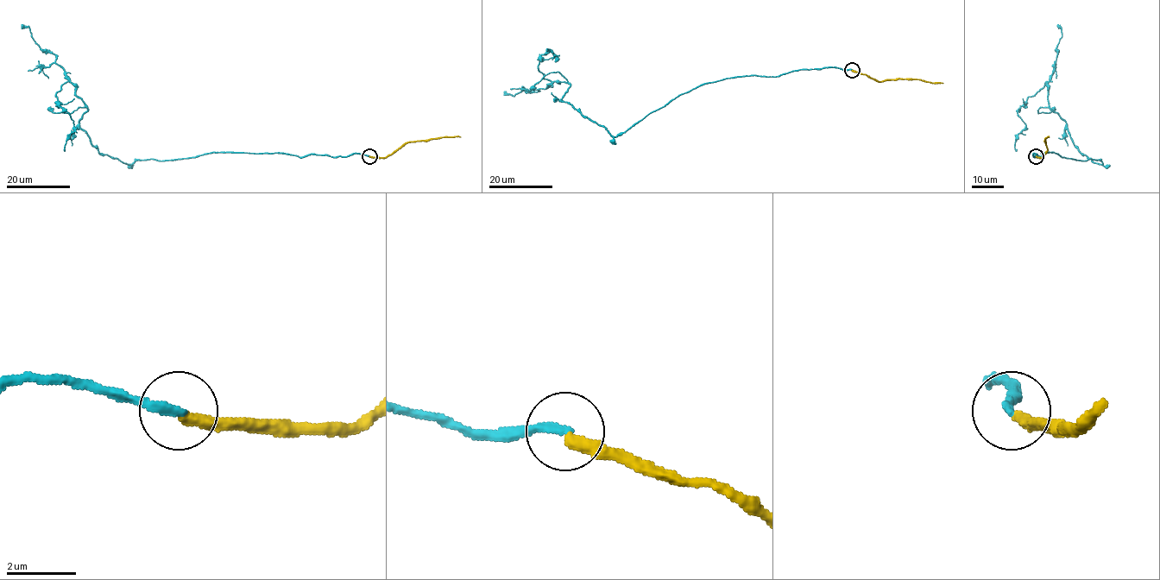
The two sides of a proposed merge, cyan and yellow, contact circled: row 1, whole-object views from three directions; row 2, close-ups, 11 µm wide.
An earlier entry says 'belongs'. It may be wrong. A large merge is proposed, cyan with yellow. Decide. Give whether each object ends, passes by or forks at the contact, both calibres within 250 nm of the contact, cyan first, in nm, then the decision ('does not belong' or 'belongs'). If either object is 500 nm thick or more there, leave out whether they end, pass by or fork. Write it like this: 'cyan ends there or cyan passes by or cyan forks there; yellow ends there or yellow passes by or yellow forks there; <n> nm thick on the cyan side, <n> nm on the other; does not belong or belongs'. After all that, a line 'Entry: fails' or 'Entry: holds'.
cyan ends there; yellow ends there; 280 nm thick on the cyan side, 320 nm on the other; does not belong
Entry: fails

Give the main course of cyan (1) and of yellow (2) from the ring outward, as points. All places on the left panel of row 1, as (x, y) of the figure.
1: (369, 156), (211, 152), (123, 163), (79, 127), (87, 109), (69, 82), (55, 97), (75, 129), (65, 151)
2: (369, 156), (387, 157), (411, 141), (460, 137)

